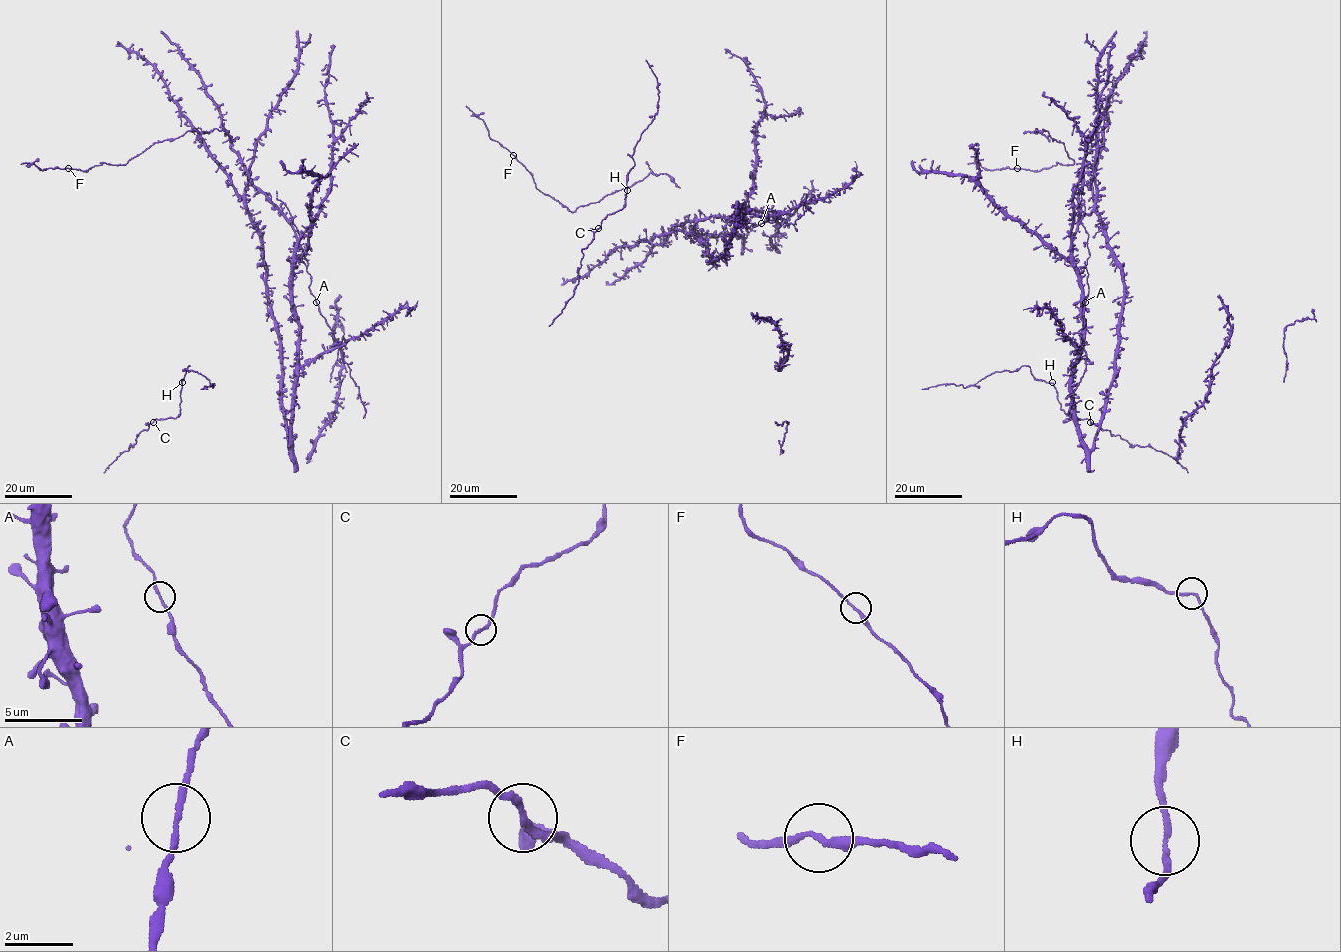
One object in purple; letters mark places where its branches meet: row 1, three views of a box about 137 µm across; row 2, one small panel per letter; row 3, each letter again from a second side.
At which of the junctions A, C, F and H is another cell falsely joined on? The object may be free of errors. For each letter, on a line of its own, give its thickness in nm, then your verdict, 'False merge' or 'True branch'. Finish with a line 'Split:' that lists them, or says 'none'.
A: Thickness 180 nm. True branch
C: Thickness 180 nm. True branch
F: Thickness 190 nm. True branch
H: Thickness 150 nm. True branch
Split: none

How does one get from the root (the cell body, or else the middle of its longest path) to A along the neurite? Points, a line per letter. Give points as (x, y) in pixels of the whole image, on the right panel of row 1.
A: (1073, 366), (1078, 360), (1077, 347), (1081, 344), (1078, 331), (1084, 322), (1085, 302)

